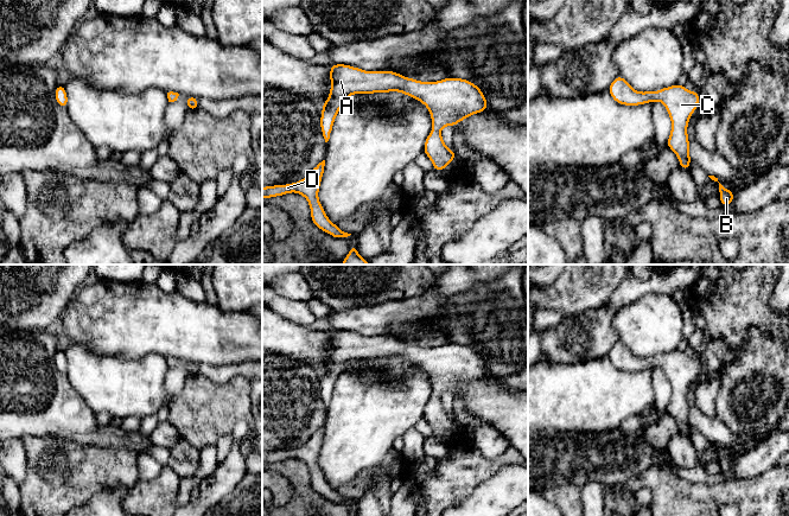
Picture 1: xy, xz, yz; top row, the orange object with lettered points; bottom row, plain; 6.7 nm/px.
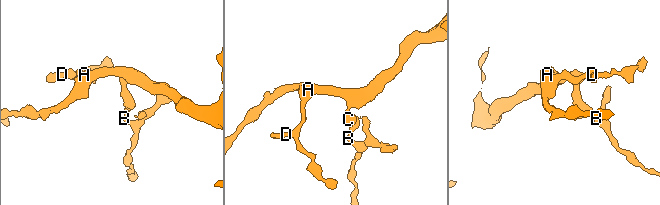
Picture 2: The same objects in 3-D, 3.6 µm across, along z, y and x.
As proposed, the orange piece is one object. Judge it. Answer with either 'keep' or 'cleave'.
keep

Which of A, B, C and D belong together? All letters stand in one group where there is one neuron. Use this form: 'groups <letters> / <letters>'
groups A B C D

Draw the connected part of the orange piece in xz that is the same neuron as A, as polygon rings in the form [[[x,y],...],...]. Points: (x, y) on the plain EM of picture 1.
[[[332,330],[330,346],[331,356],[329,364],[322,370],[320,381],[325,408],[329,407],[337,378],[346,370],[349,361],[399,357],[420,367],[430,376],[433,394],[425,406],[424,419],[438,438],[457,422],[454,415],[445,412],[440,395],[488,376],[483,357],[464,344],[447,343],[438,348],[420,348],[396,337],[369,338],[346,330]]]

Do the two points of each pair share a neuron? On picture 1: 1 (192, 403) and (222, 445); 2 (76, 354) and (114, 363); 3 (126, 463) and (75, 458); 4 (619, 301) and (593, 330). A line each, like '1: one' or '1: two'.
1: two
2: one
3: one
4: two

